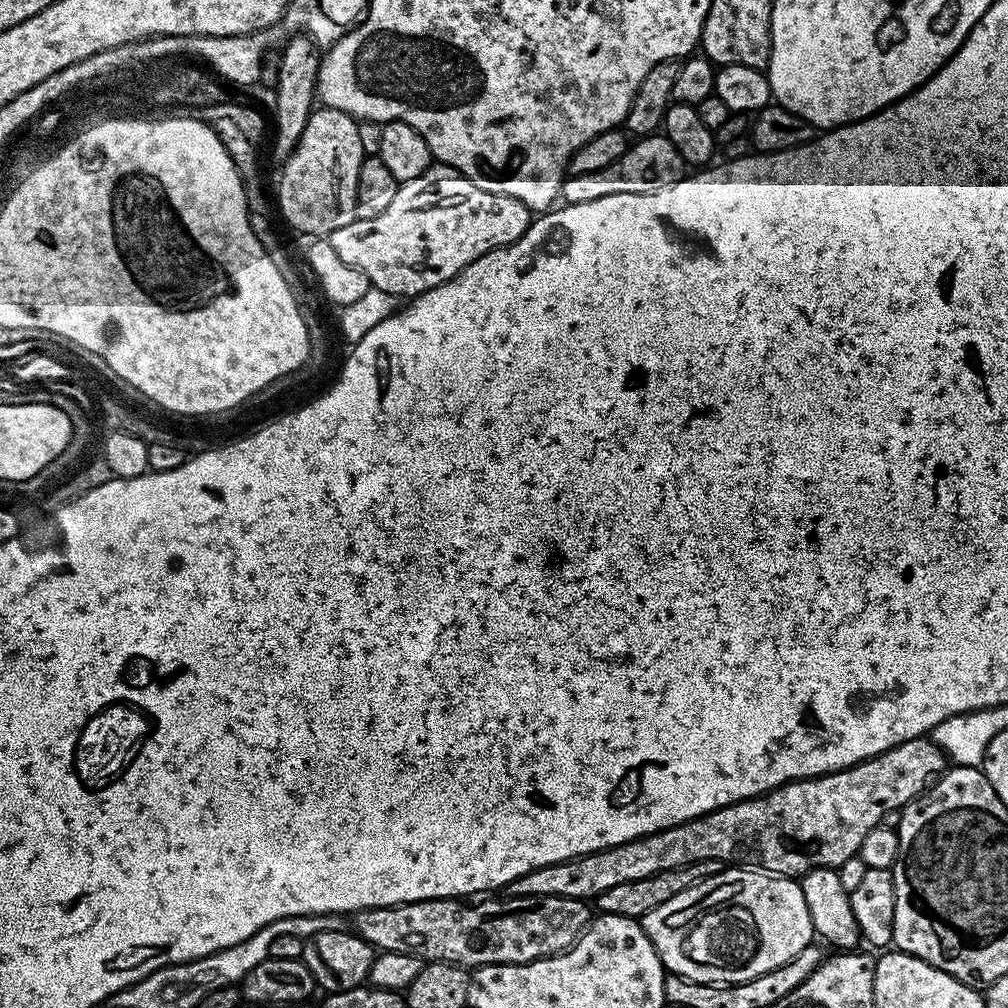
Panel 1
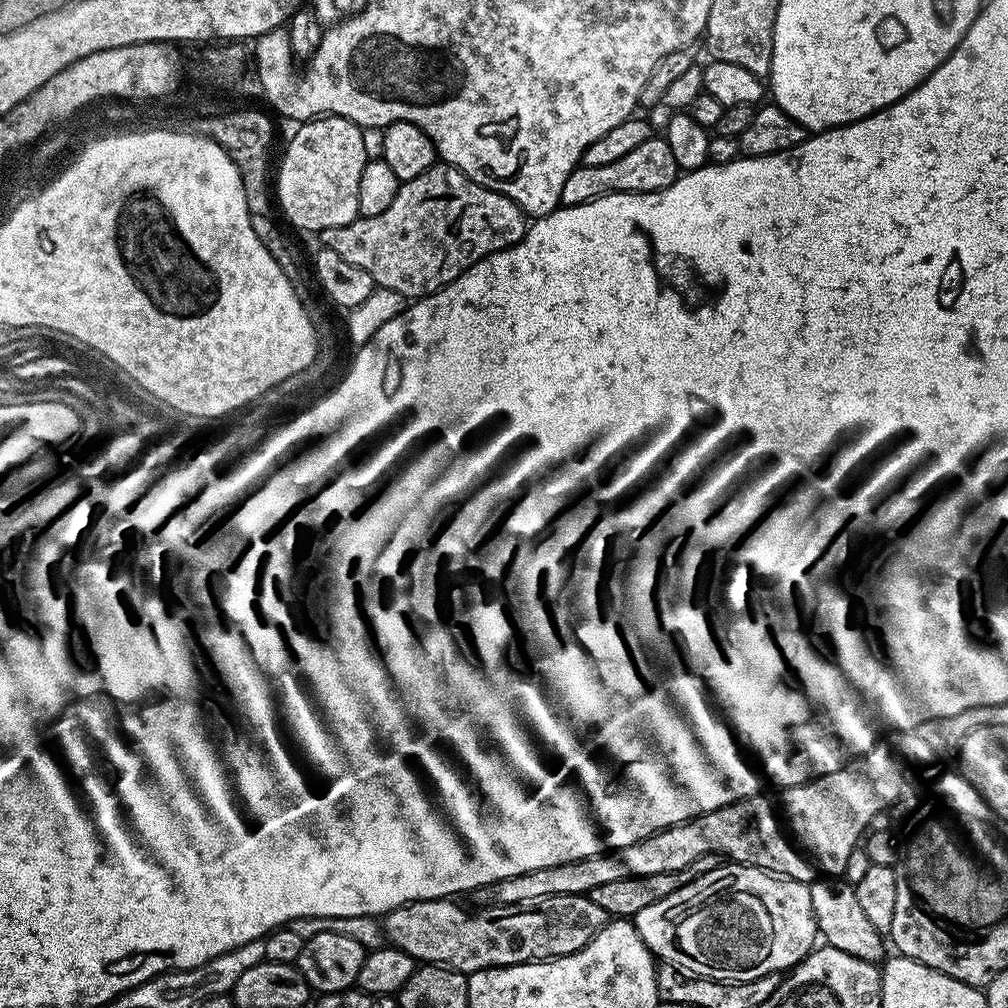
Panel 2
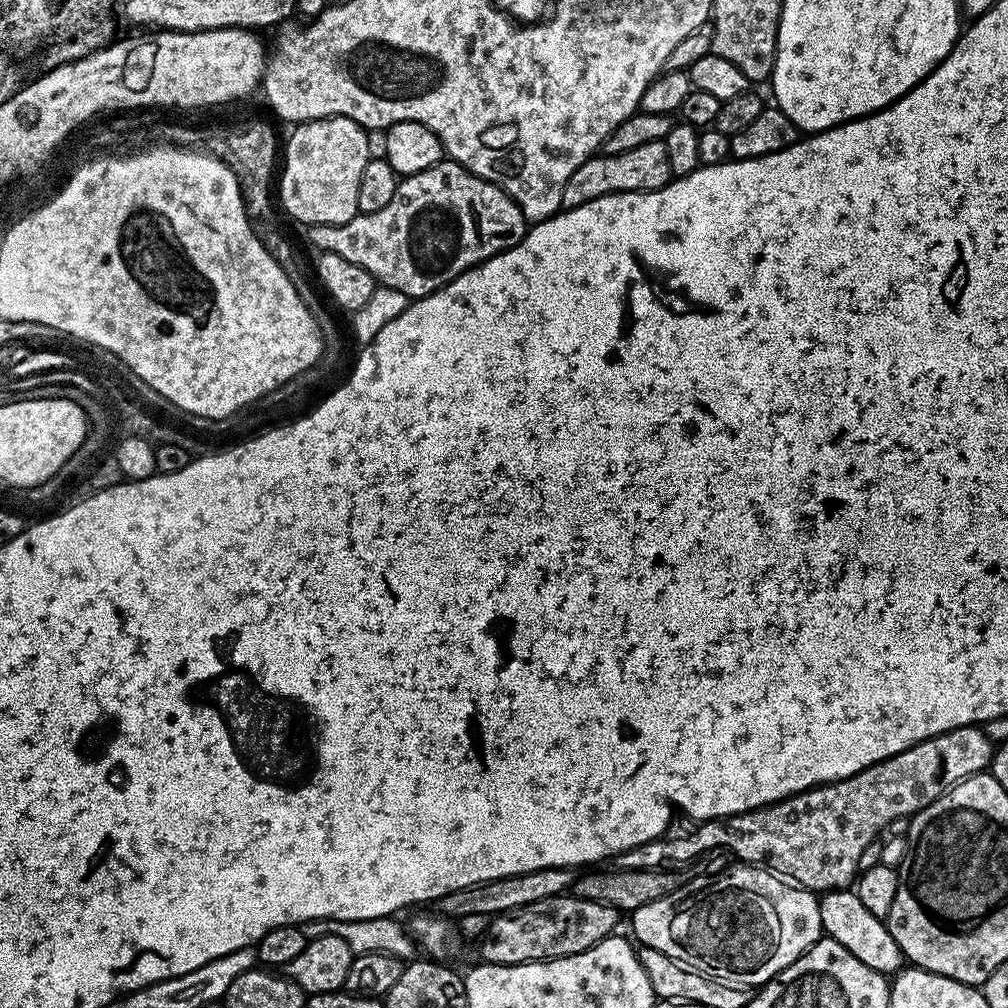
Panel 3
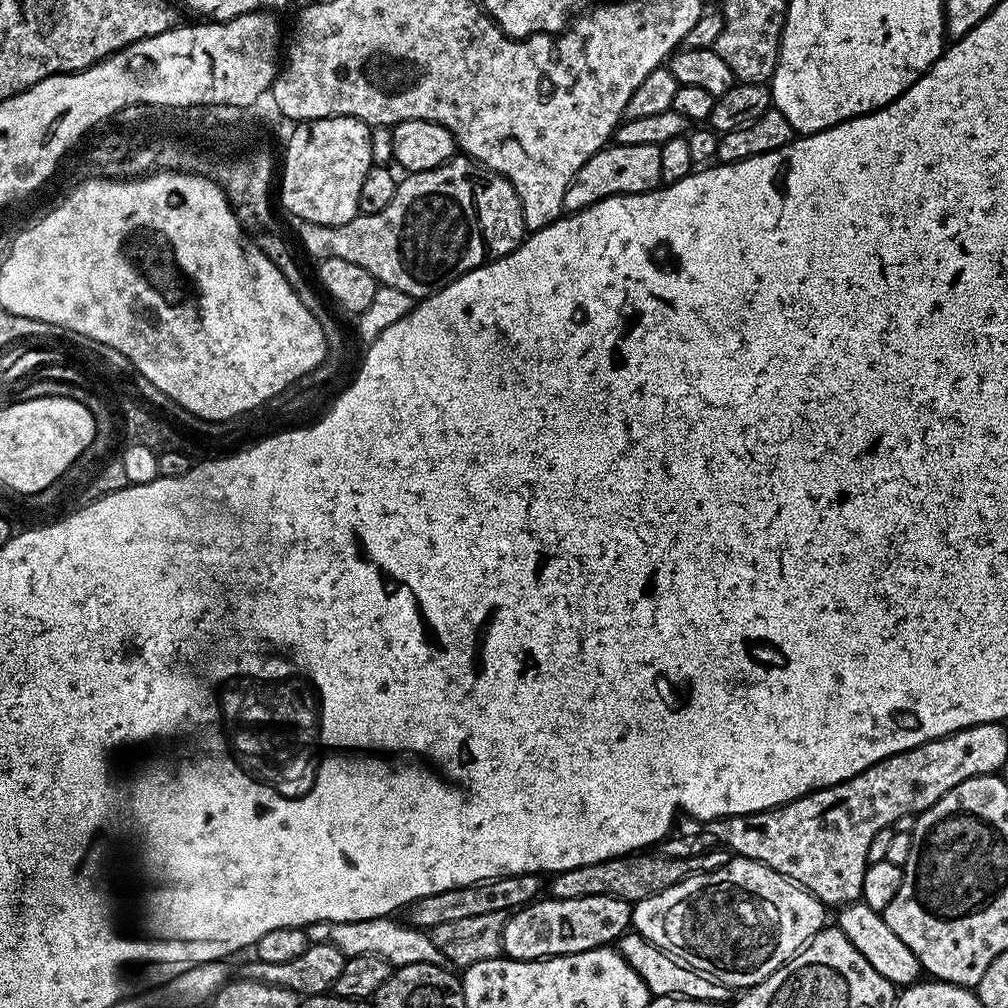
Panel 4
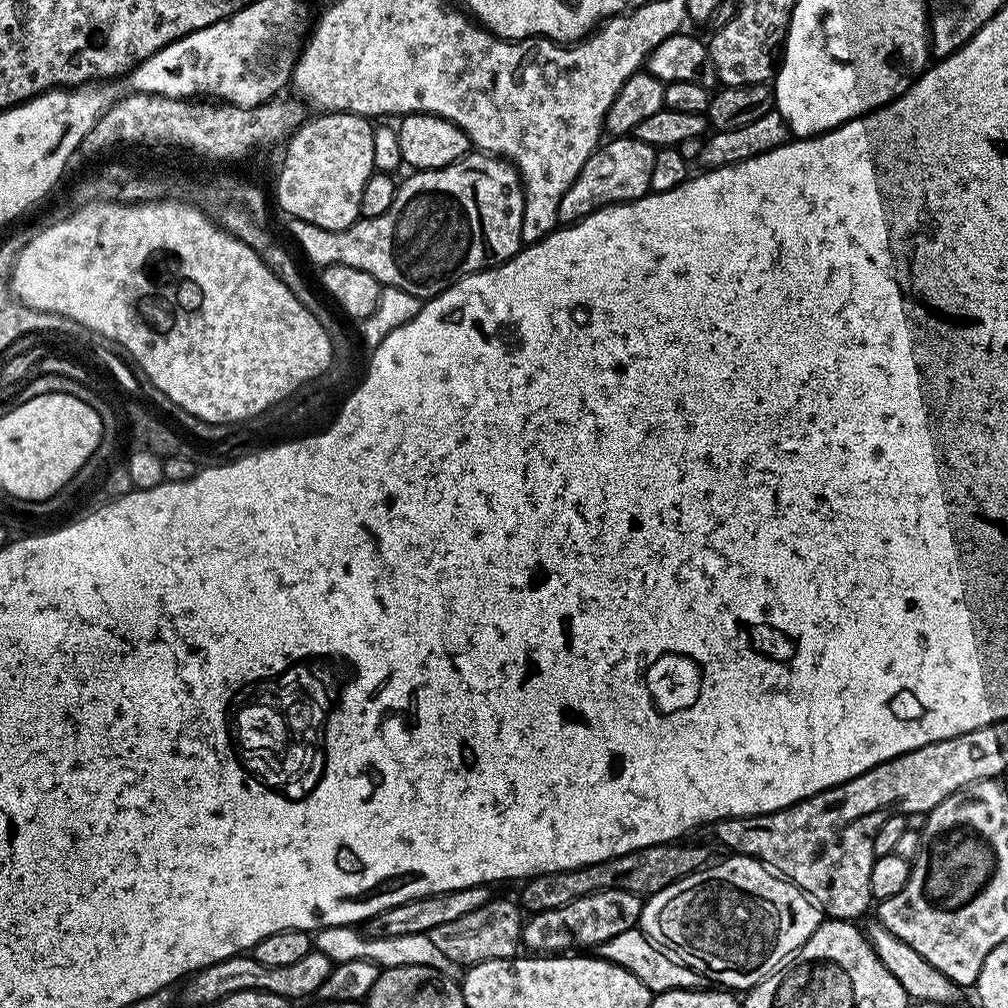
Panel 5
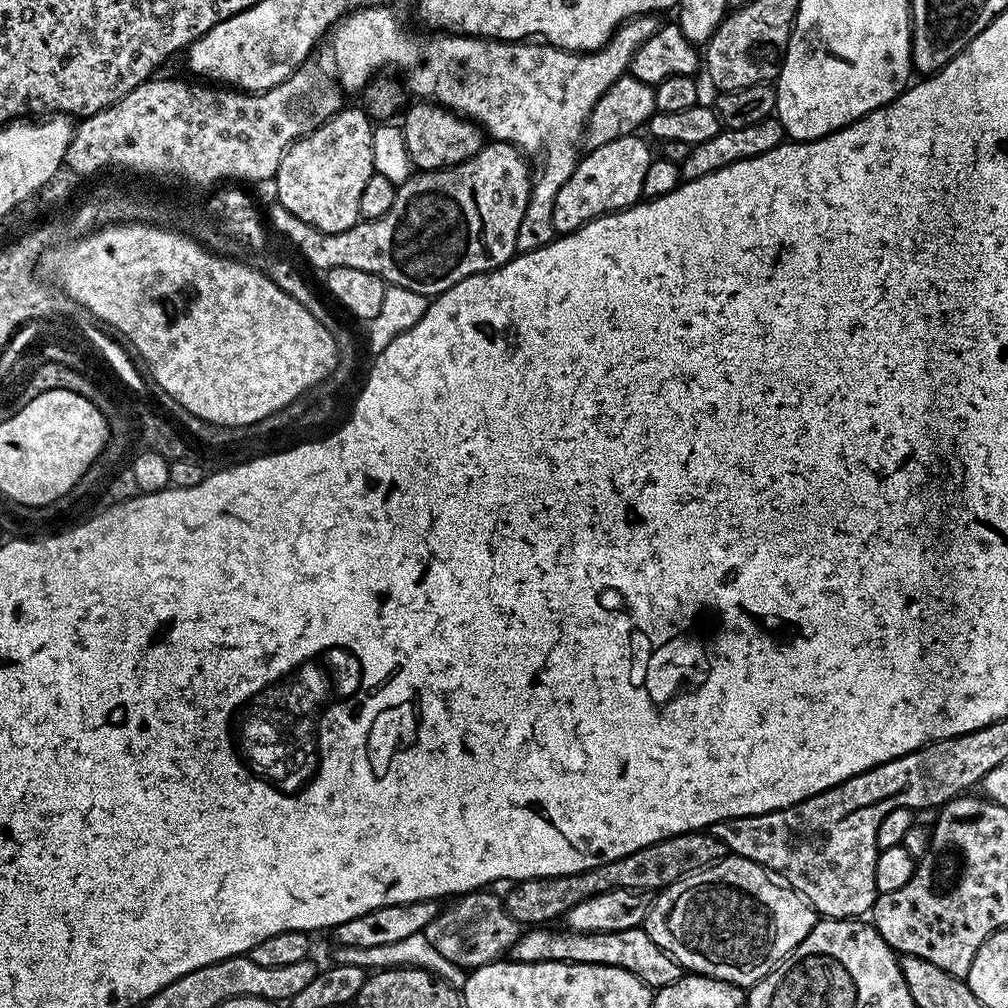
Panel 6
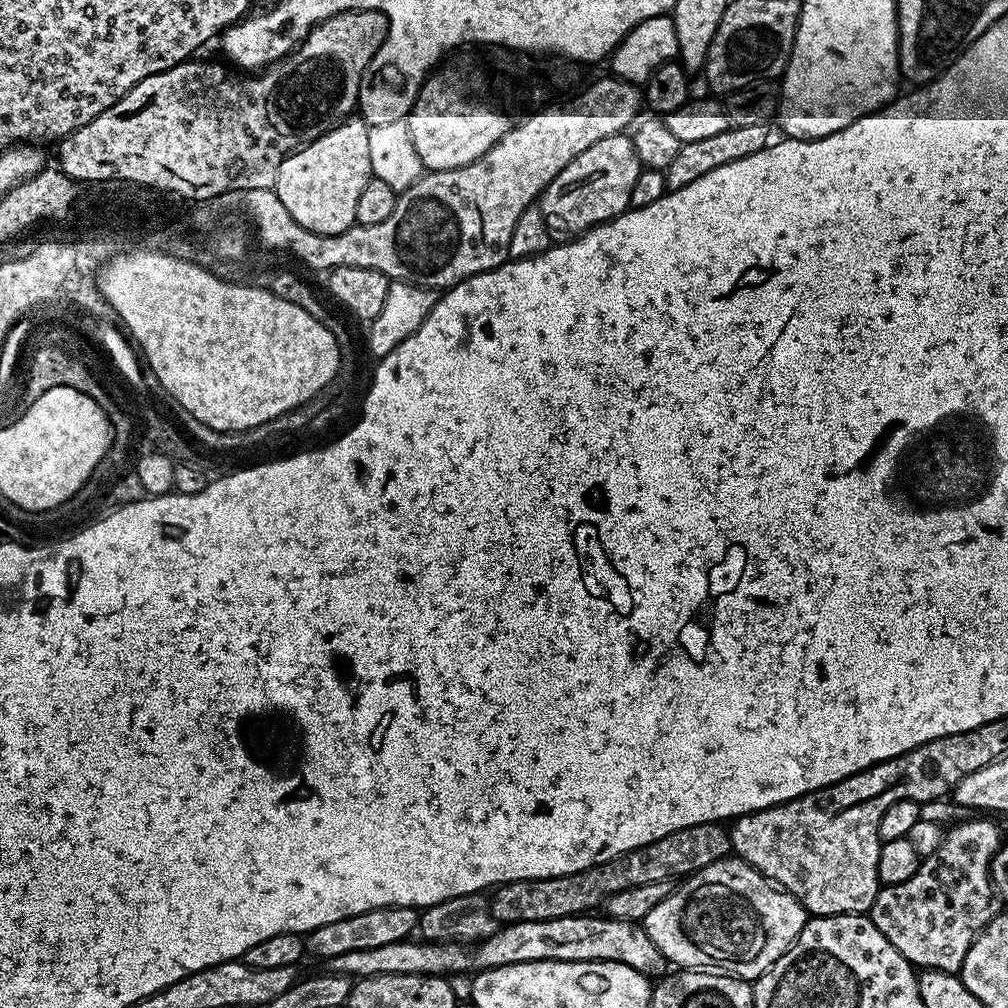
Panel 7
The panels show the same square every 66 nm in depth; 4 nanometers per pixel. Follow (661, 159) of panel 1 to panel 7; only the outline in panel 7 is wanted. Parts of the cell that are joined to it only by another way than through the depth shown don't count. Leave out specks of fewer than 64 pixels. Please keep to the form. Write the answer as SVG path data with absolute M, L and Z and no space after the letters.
M628 134L602 138L602 142L594 142L594 146L582 150L538 197L540 213L553 241L574 240L628 211L632 207L630 194L634 191L634 182L638 182L641 167L635 142Z

